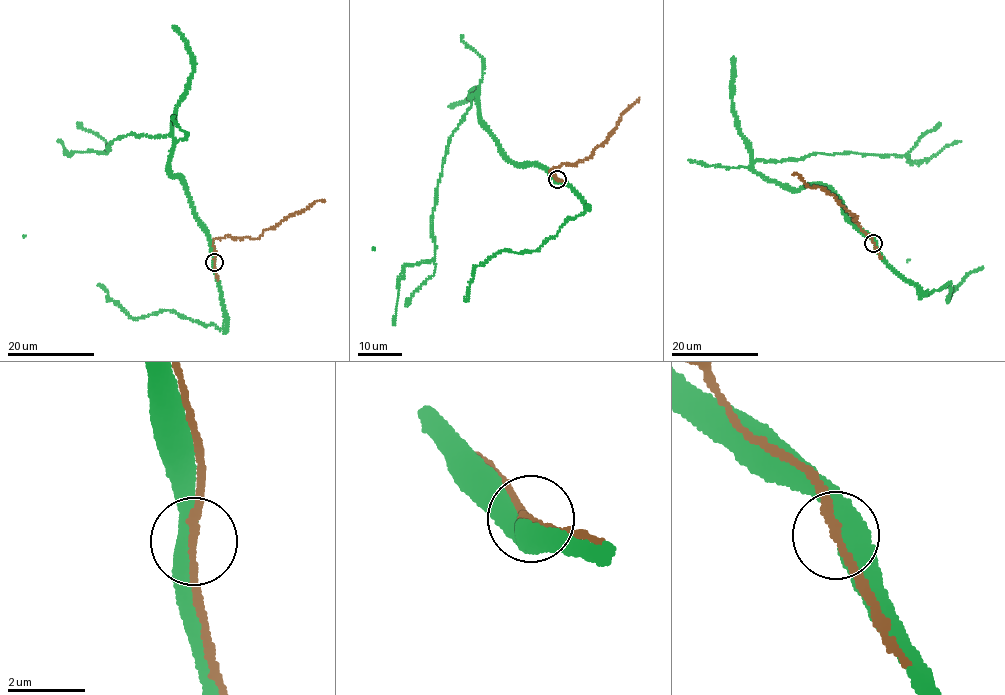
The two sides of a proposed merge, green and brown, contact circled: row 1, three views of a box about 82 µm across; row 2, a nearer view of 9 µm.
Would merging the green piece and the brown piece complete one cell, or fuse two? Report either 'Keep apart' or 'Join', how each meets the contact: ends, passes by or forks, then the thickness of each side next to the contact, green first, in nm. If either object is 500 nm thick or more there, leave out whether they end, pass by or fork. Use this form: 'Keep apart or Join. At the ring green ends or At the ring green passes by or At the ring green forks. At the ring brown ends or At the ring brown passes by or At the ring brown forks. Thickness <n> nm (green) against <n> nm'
Join. Thickness 500 nm (green) against 180 nm

